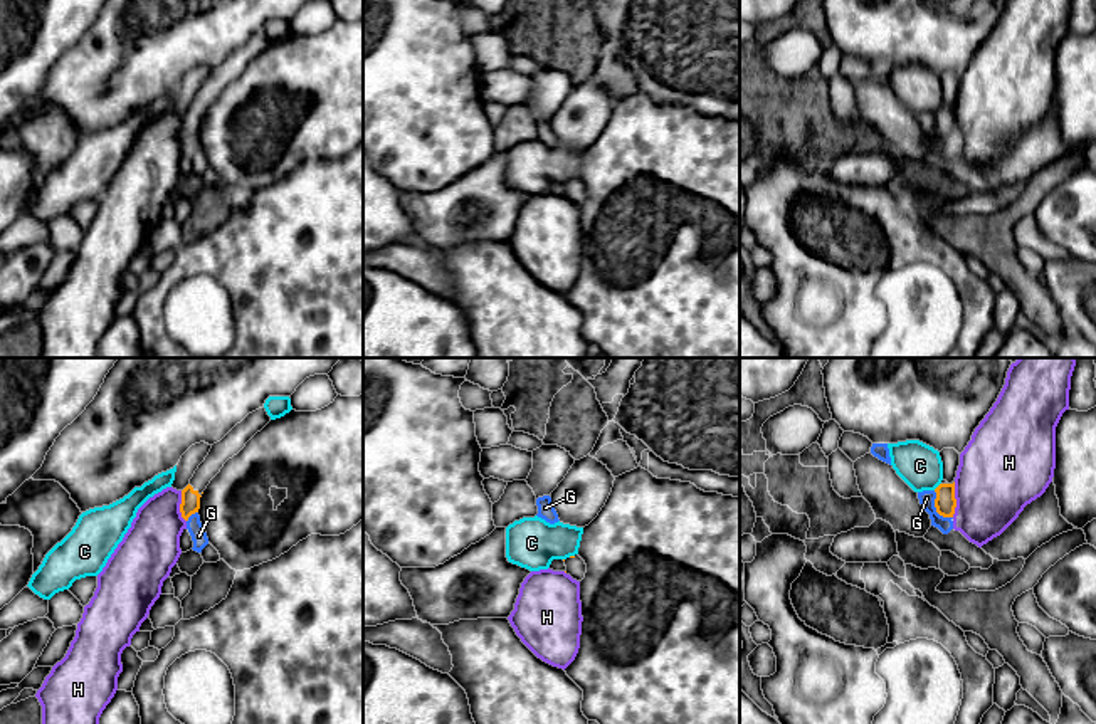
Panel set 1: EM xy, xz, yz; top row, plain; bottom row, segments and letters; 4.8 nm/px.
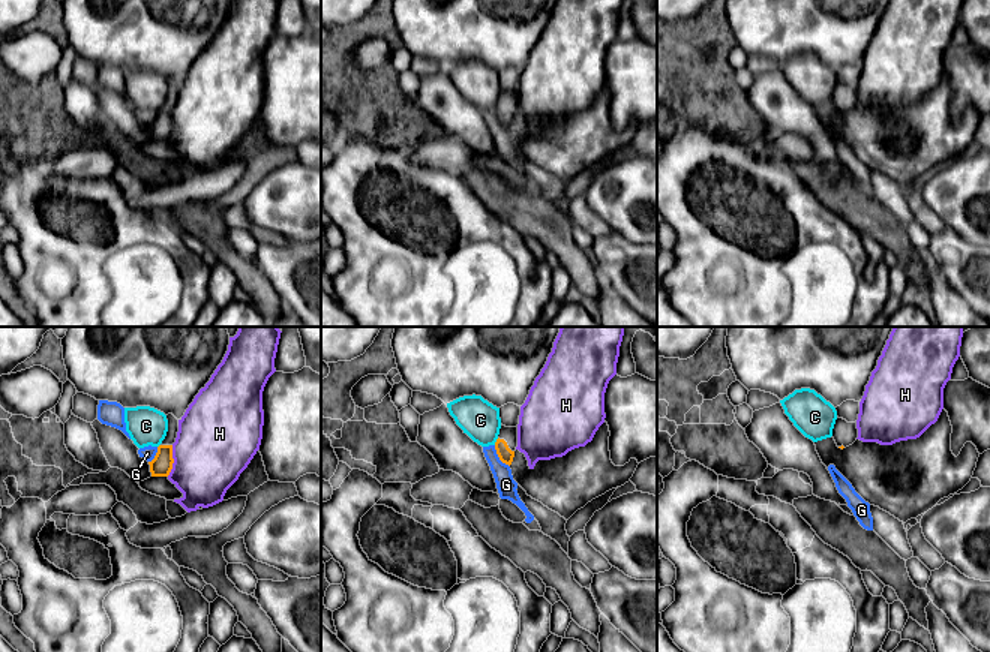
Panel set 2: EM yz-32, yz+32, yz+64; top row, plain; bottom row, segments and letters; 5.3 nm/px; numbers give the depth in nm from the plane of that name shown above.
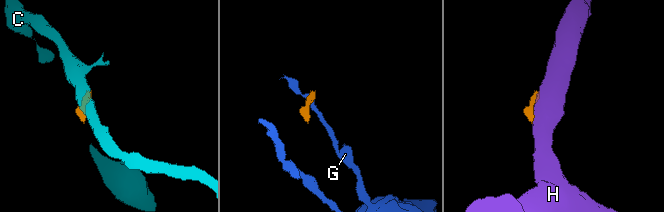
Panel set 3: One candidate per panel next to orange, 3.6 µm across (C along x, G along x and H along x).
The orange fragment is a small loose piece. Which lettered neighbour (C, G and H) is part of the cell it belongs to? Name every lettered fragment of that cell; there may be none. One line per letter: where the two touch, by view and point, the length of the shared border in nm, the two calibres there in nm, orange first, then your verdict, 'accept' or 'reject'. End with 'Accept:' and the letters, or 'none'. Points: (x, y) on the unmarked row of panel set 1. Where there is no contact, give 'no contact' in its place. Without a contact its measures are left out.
C: yz (938, 110) | 50 nm | 110/220 nm | reject
G: yz (937, 133) | 160 nm | 110/80 nm | reject
H: yz (955, 123) | 170 nm | 110/400 nm | reject
Accept: none

